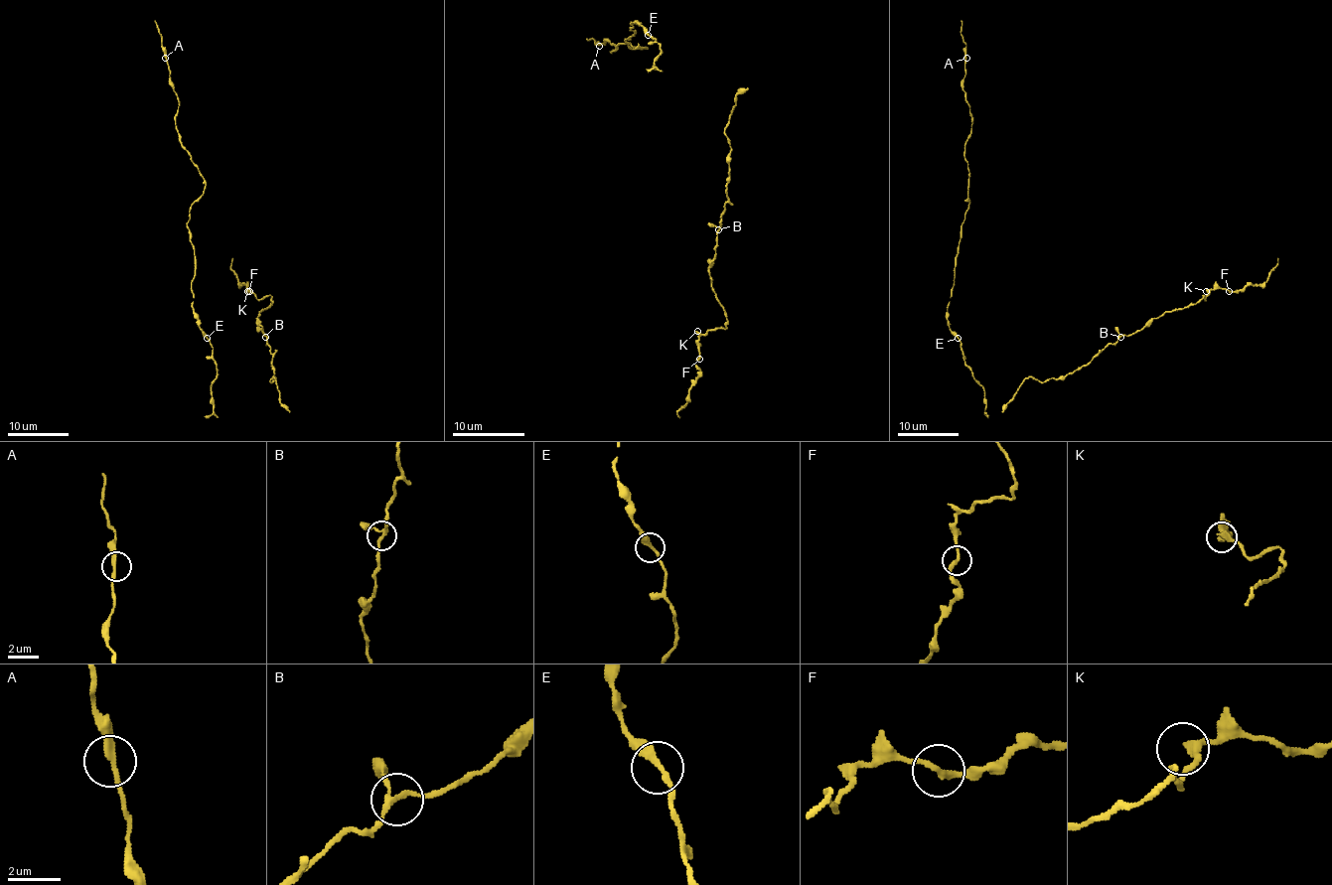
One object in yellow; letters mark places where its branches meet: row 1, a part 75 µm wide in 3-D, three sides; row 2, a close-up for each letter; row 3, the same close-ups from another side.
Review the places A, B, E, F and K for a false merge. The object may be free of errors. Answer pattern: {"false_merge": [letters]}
{"false_merge": ["F"]}

